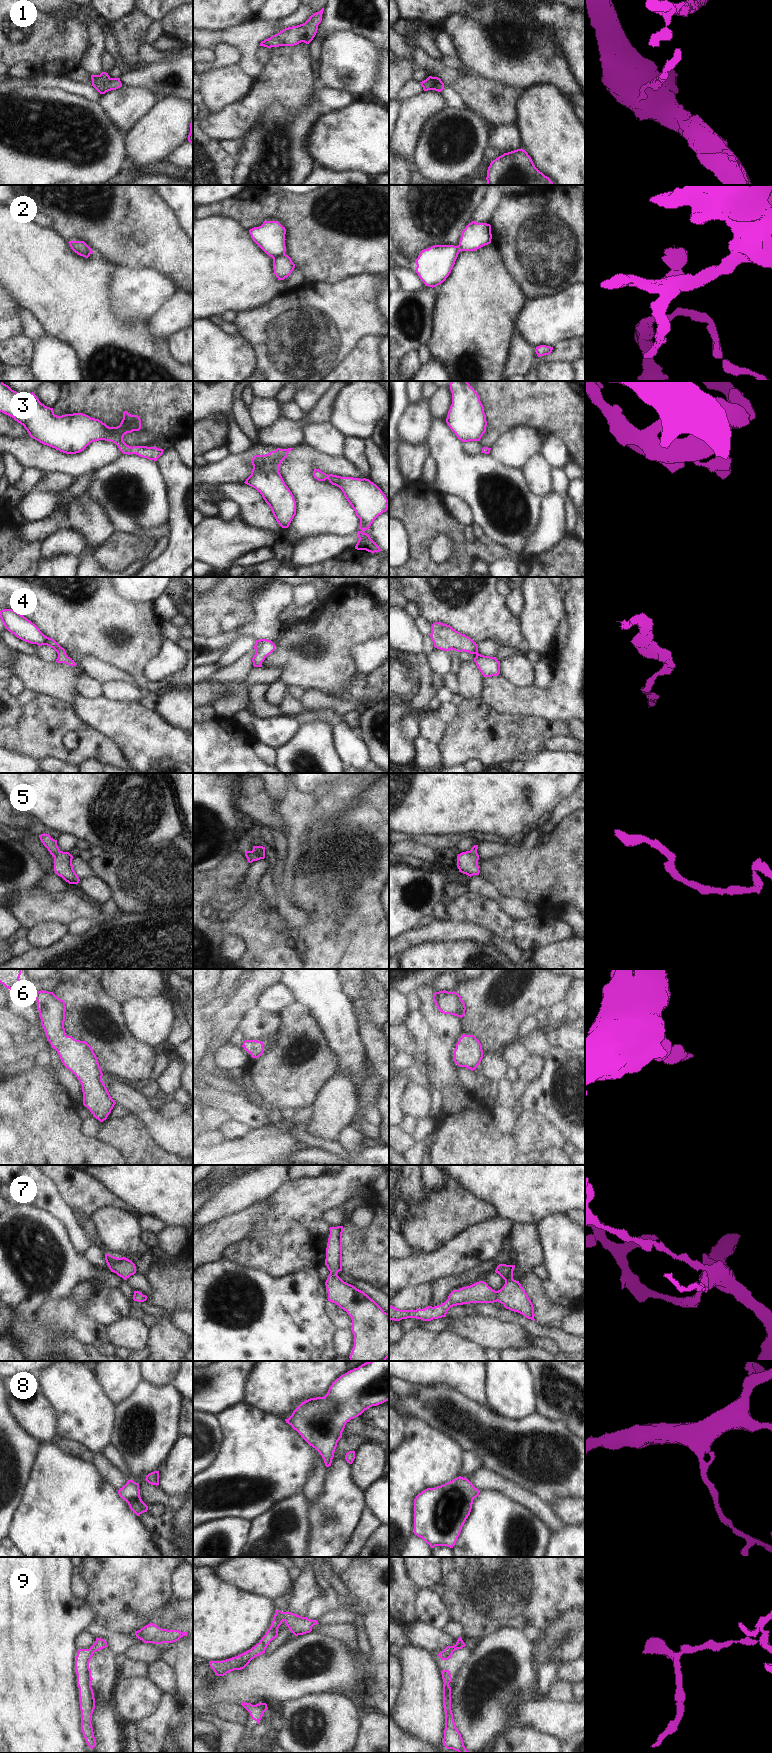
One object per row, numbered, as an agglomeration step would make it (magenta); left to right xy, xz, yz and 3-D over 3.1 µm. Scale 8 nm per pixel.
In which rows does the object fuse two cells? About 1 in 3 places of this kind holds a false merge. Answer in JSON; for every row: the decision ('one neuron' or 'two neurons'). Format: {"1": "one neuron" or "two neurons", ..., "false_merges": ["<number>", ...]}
{"1": "one neuron", "2": "two neurons", "3": "one neuron", "4": "one neuron", "5": "one neuron", "6": "one neuron", "7": "one neuron", "8": "one neuron", "9": "one neuron", "false_merges": ["2"]}

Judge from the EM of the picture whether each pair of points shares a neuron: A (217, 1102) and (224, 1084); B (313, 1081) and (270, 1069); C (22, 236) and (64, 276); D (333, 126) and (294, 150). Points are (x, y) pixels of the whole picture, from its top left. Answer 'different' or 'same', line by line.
A: different
B: same
C: same
D: different

